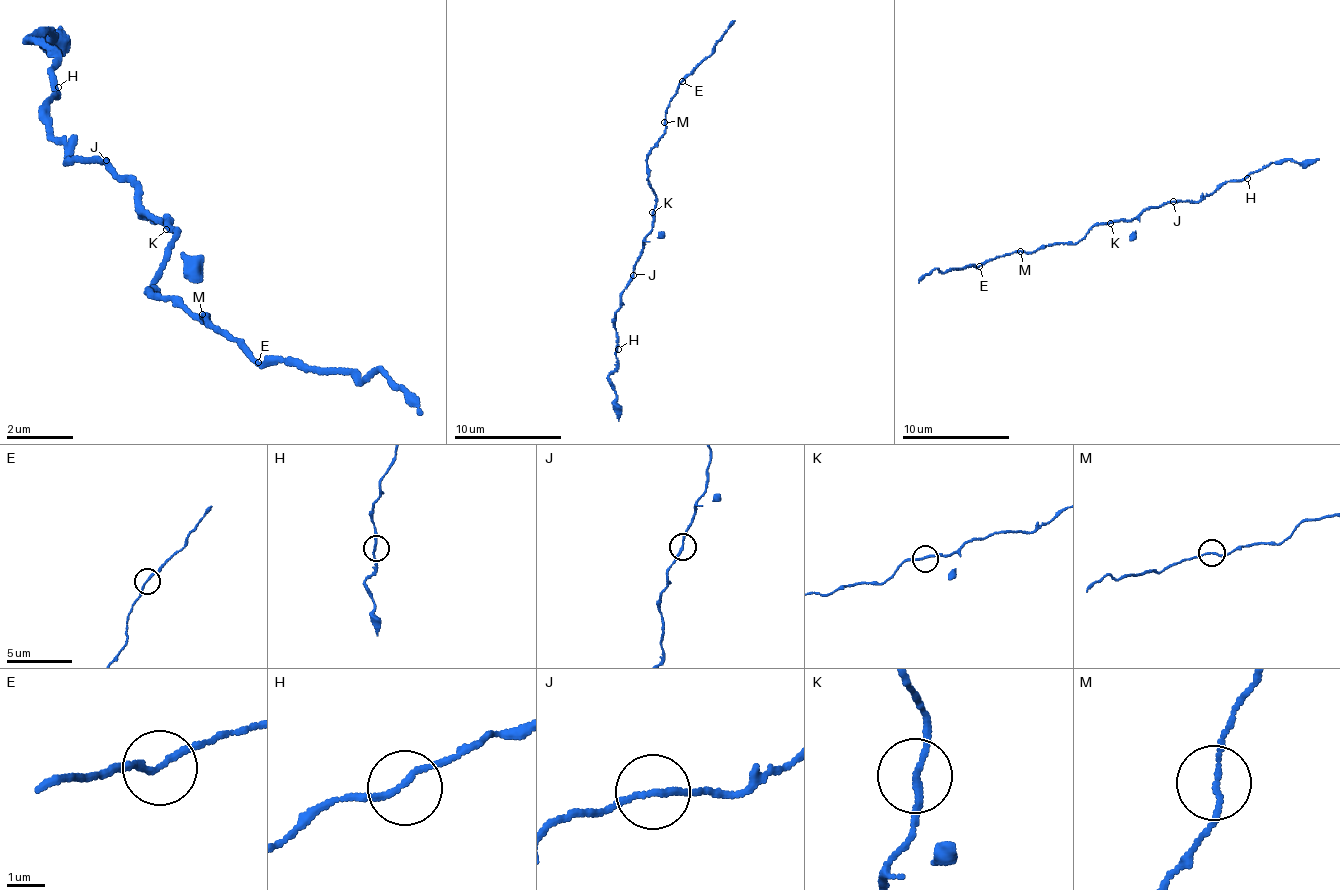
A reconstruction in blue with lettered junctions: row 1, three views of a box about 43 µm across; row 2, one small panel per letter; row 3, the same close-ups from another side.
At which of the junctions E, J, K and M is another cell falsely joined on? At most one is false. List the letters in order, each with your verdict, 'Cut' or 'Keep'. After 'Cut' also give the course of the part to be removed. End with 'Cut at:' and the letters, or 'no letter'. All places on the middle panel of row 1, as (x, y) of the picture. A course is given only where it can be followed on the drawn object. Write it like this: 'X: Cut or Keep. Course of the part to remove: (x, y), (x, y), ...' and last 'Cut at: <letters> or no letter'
E: Keep
J: Cut. Course of the part to remove: (634, 274), (620, 303), (615, 330), (618, 365), (610, 376), (618, 421)
K: Keep
M: Keep
Cut at: J

